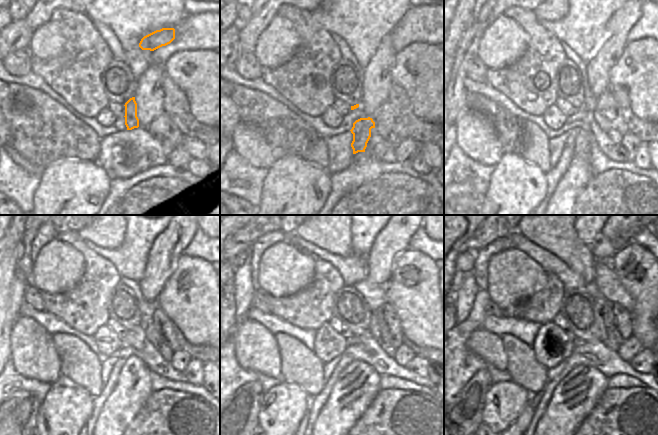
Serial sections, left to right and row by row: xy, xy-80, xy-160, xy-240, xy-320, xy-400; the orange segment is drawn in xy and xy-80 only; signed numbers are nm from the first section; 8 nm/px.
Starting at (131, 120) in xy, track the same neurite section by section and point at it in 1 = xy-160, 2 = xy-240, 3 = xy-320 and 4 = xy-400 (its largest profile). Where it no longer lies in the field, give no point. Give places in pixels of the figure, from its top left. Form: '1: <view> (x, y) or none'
1: xy-160 (579, 173)
2: xy-240 (134, 386)
3: xy-320 (357, 386)
4: xy-400 (573, 399)

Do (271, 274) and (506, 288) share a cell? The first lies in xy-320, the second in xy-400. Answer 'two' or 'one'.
one

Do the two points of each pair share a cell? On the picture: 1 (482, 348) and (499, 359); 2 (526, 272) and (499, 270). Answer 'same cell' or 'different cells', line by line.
1: same cell
2: same cell

